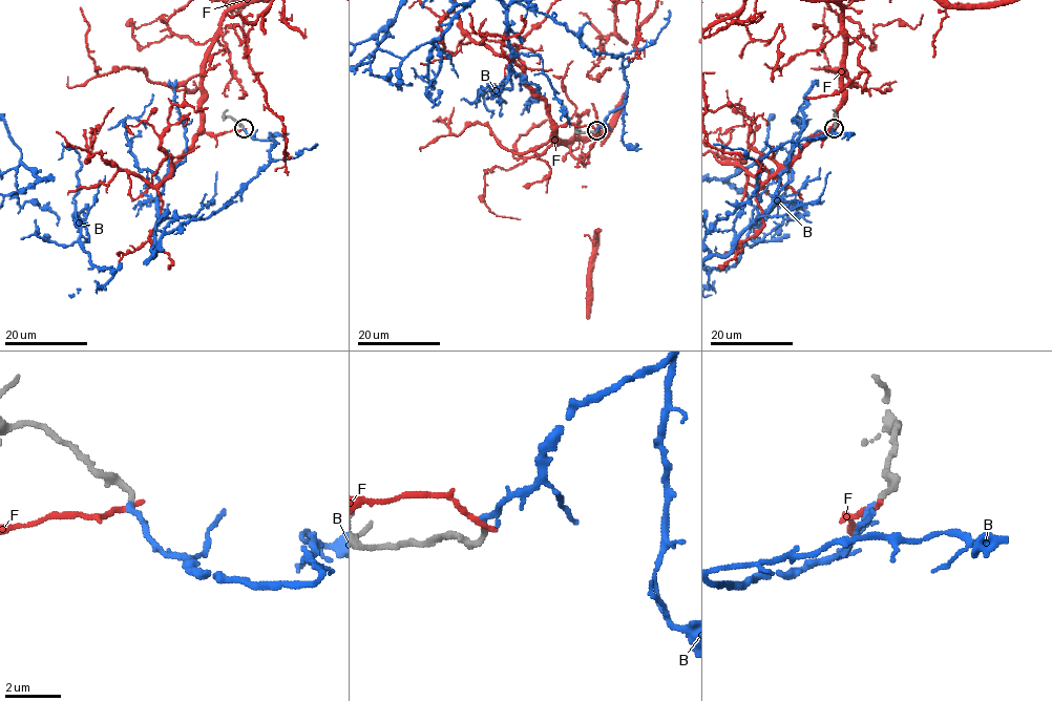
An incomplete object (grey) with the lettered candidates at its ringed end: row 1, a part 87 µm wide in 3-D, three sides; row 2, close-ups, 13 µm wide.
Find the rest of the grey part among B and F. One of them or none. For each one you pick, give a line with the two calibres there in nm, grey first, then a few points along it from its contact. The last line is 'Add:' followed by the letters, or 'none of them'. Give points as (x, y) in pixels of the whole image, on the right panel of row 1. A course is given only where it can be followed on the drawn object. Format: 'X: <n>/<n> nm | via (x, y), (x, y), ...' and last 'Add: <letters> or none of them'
B: 240/190 nm
Add: B

